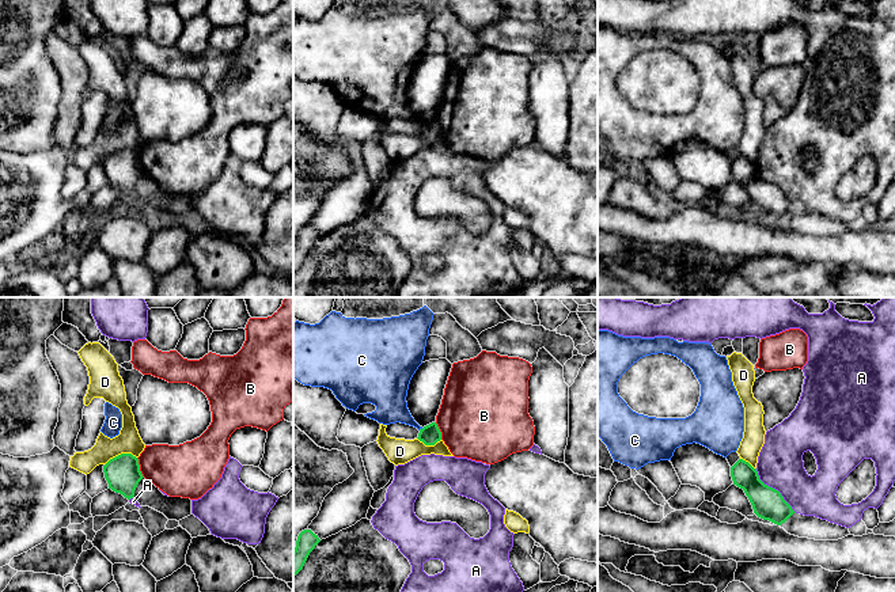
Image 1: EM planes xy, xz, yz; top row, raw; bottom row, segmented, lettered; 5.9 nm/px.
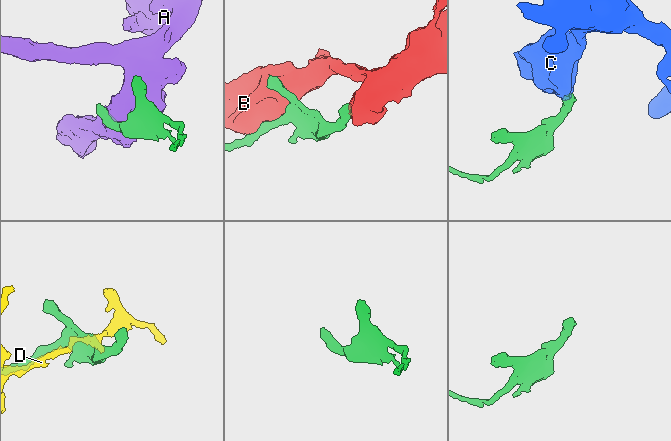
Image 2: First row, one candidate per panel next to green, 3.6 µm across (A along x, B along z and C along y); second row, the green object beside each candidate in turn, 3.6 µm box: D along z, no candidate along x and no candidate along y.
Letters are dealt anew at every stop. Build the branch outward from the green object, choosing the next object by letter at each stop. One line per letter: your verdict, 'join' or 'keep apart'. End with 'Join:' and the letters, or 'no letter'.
A: keep apart
B: keep apart
C: keep apart
D: keep apart
Join: no letter

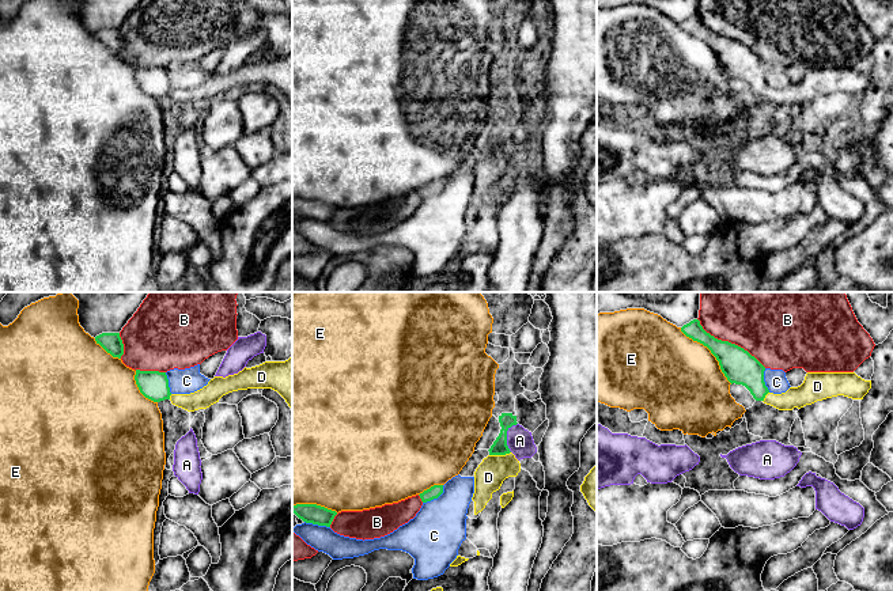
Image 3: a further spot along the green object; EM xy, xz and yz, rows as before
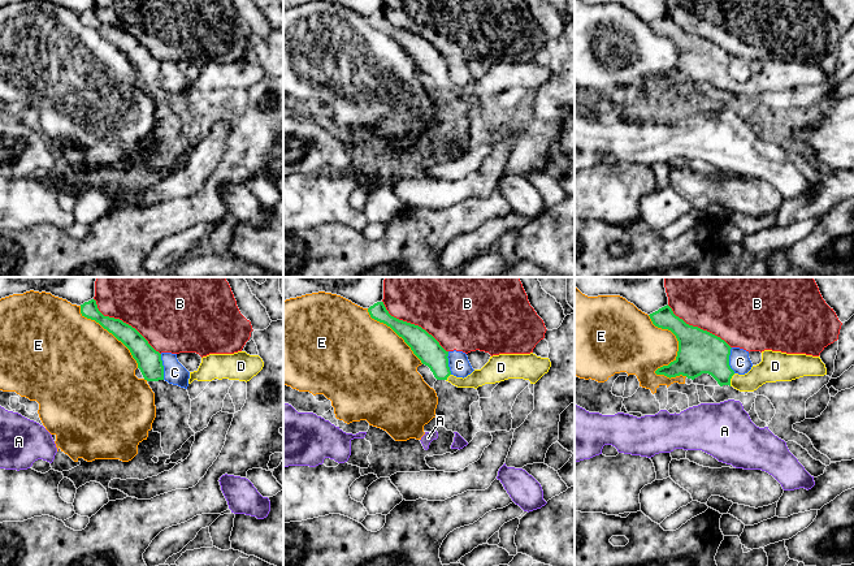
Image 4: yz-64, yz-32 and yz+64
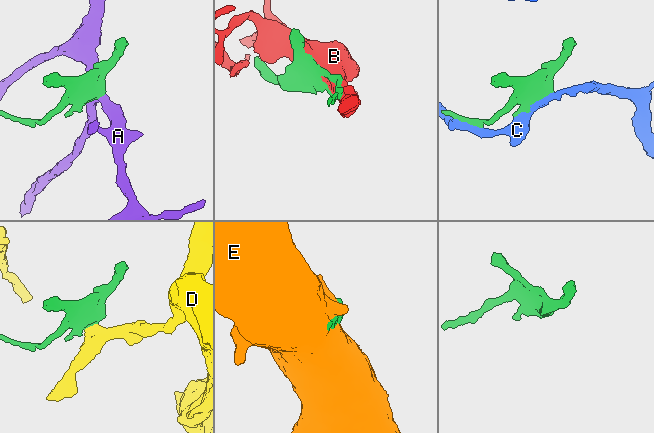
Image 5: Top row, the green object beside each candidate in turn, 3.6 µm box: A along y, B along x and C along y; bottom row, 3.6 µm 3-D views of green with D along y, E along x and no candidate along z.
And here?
A: keep apart
B: keep apart
C: keep apart
D: join
E: keep apart
Join: D

